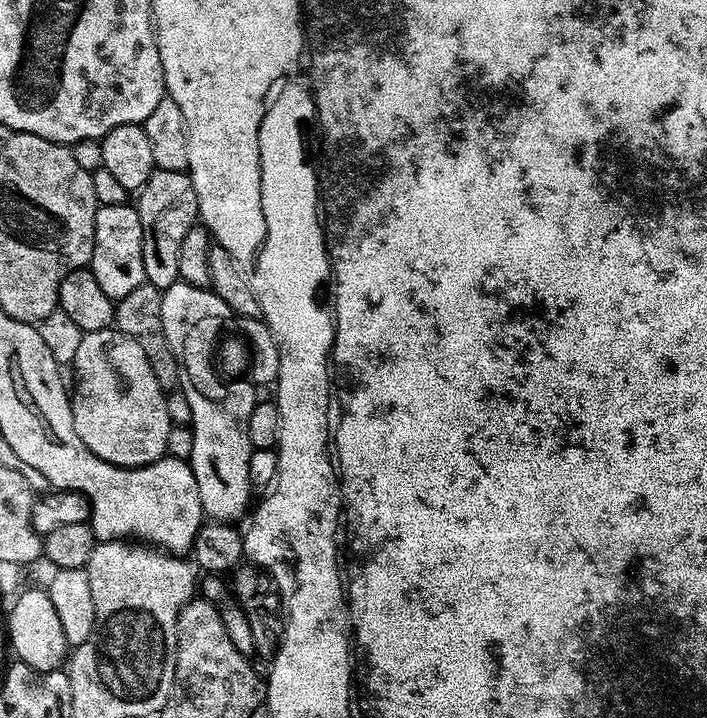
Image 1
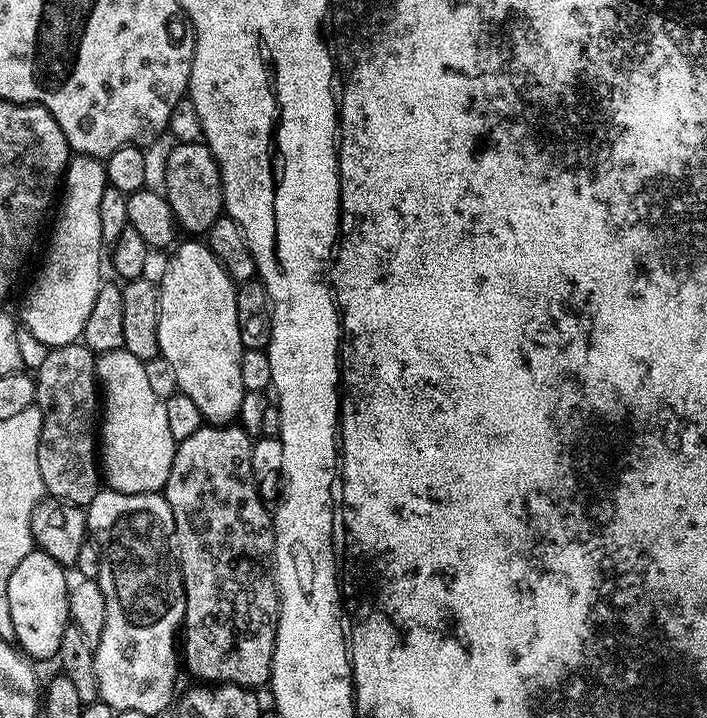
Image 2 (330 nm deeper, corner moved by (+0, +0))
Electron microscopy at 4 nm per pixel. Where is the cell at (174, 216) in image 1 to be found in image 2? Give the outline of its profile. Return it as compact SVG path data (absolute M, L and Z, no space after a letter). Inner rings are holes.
M176 142L164 160L164 197L174 210L174 218L188 234L207 233L208 227L222 214L224 191L220 188L220 167L212 151L203 142Z

